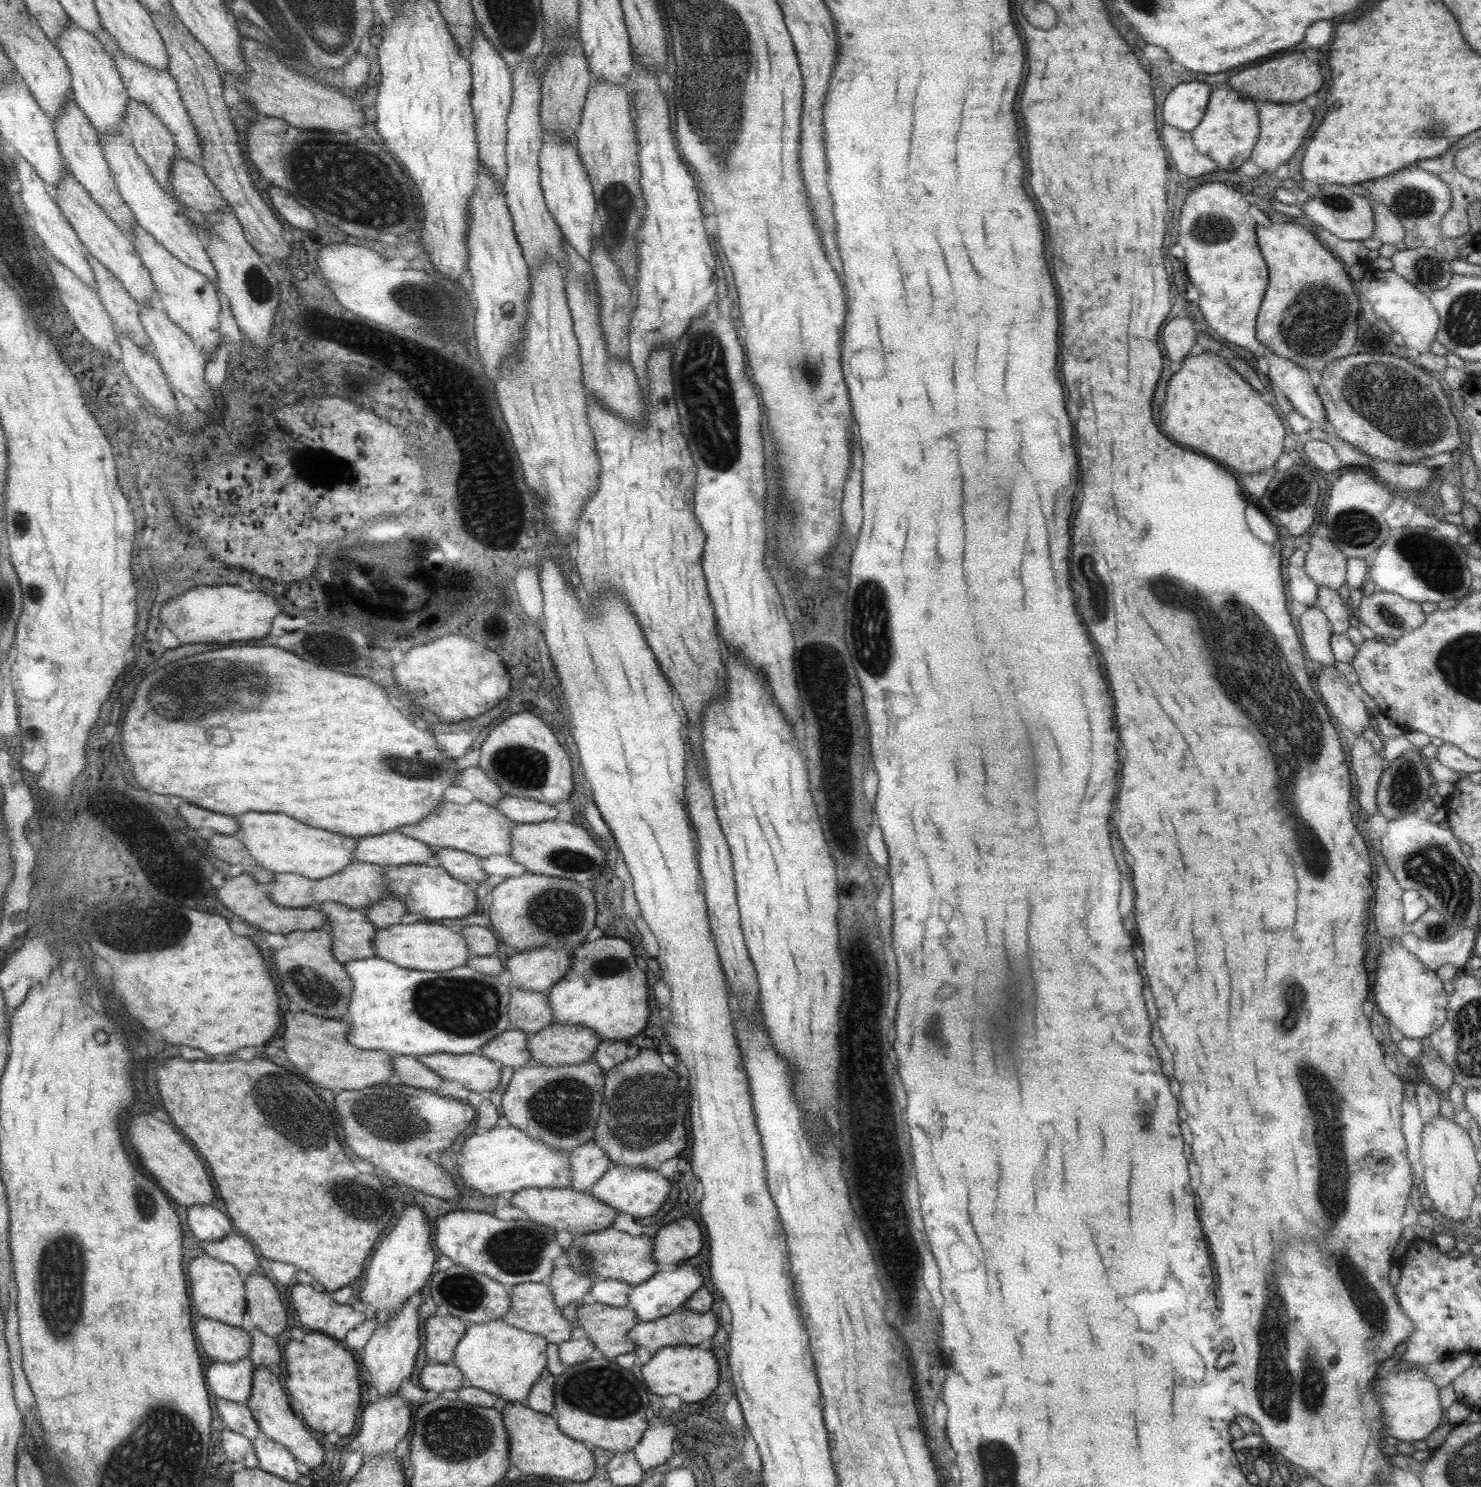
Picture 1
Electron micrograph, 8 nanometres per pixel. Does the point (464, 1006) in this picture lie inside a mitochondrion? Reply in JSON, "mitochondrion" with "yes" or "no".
{"mitochondrion":"yes"}

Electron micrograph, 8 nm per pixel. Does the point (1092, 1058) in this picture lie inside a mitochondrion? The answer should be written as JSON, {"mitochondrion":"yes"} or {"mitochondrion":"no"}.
{"mitochondrion":"no"}

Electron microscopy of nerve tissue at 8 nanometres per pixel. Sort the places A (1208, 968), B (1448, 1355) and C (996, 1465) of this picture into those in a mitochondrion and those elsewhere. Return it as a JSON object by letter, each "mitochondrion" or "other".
{"A":"other","B":"other","C":"mitochondrion"}

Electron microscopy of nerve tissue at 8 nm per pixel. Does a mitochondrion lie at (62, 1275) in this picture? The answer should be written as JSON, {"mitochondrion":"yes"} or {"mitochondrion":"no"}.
{"mitochondrion":"yes"}

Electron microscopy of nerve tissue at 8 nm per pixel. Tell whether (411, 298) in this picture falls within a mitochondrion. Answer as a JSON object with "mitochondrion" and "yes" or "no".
{"mitochondrion":"yes"}

